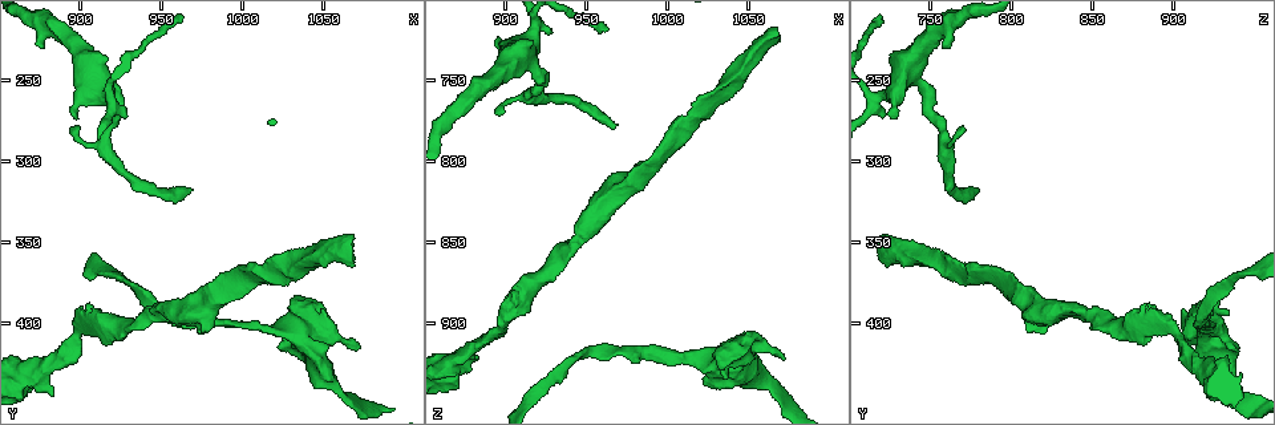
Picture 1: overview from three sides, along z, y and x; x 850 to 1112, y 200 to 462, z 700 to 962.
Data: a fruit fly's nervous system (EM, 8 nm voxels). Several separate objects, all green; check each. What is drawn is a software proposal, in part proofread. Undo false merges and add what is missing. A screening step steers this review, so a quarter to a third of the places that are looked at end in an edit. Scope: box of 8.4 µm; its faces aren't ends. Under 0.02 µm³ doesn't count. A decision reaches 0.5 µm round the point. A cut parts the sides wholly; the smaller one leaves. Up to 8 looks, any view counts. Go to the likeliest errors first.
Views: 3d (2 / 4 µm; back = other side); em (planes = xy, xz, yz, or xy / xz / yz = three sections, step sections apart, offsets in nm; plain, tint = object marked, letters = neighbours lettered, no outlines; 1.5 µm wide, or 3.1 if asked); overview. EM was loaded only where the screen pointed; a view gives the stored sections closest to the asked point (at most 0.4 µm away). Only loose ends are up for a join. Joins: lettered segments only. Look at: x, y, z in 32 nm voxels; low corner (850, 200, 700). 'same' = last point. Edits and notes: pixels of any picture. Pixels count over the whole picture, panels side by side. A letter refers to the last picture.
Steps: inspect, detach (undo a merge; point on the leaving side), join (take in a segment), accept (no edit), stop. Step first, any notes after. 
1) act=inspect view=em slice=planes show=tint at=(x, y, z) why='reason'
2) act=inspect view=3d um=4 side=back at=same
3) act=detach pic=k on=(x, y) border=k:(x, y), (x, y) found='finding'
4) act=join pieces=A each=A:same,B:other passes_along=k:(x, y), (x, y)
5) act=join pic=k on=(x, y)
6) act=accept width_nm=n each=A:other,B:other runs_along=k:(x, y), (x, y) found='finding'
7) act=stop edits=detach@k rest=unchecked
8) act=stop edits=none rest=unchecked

act=inspect view=3d um=4 at=(970, 316, 778) why='an open end'

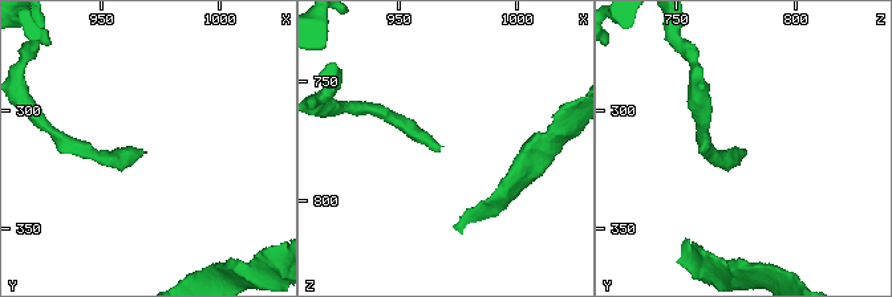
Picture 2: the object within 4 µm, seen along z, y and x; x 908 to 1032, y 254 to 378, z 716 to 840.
act=inspect view=em slice=xz step=4 show=tint at=(968, 317, 777)

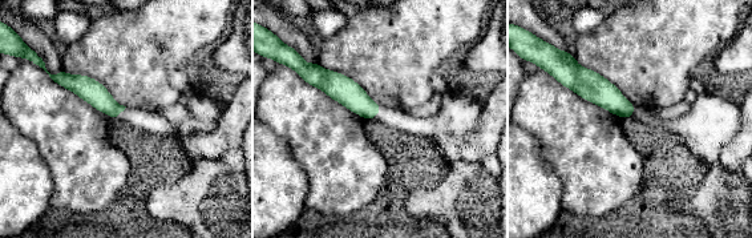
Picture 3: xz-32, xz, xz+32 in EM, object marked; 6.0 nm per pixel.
act=inspect view=em slice=planes show=letters at=same why='cut it another way'

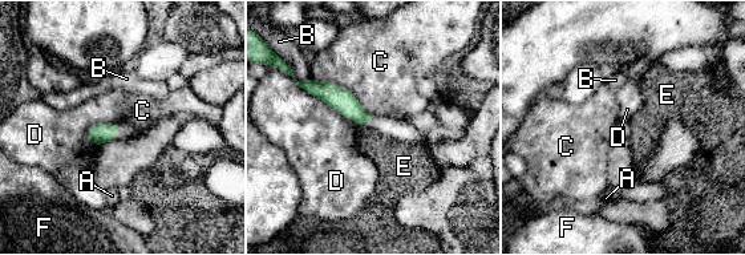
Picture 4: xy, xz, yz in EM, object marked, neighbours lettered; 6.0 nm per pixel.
act=accept each=A:other,B:other,C:other,D:other,E:other,F:other border=4:(310, 76), (344, 86), (375, 114) found='none of them fits'

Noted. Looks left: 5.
act=inspect view=3d um=2 at=(1068, 346, 720) why='an open end'

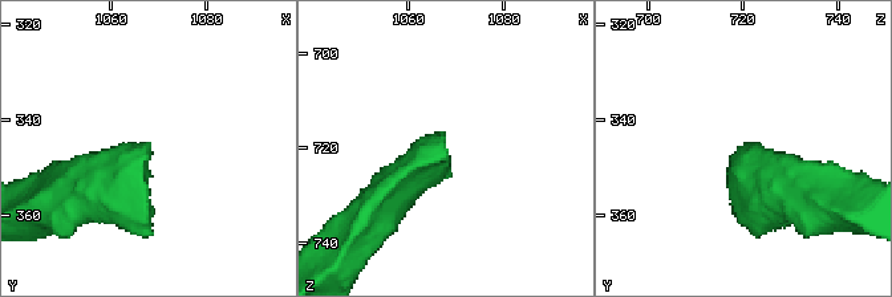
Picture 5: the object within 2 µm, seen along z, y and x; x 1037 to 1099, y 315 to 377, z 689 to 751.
act=inspect view=em slice=planes show=letters at=(1069, 345, 720) why='now the EM'

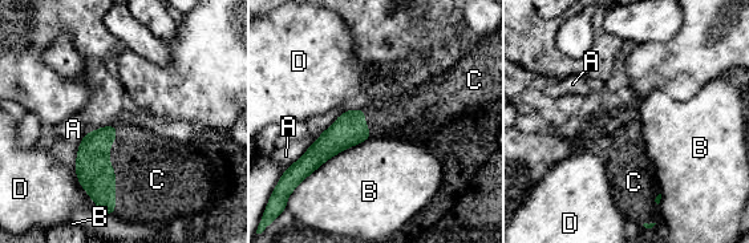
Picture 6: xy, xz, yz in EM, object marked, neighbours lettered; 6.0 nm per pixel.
act=join pieces=C each=A:other,B:other,C:same,D:other passes_along=6:(97, 177), (114, 170), (154, 175) found='the neuron continues'

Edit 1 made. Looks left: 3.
act=inspect view=overview

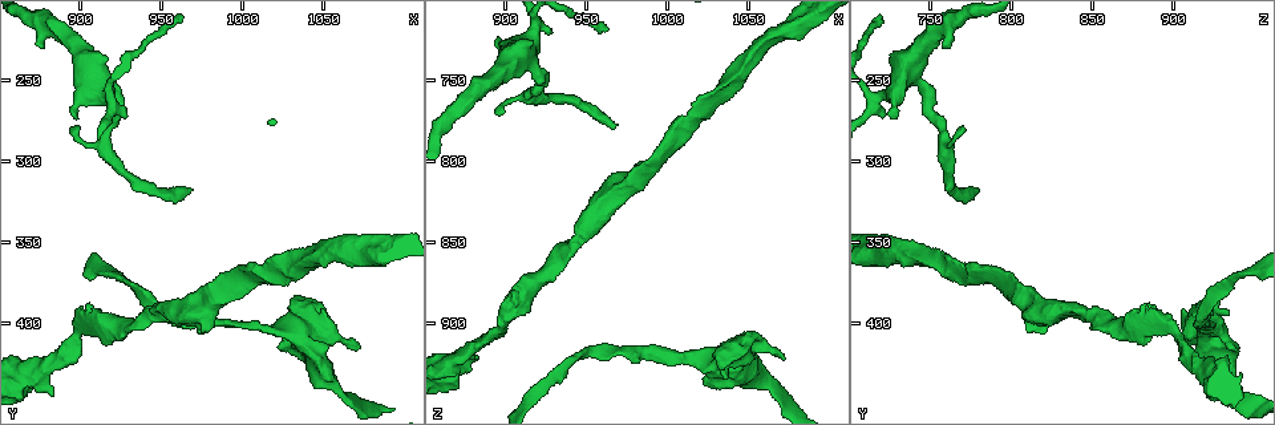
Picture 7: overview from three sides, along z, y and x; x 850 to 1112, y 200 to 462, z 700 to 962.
act=inspect view=em slice=yz step=4 show=tint at=(868, 430, 920) why='calibre changes'

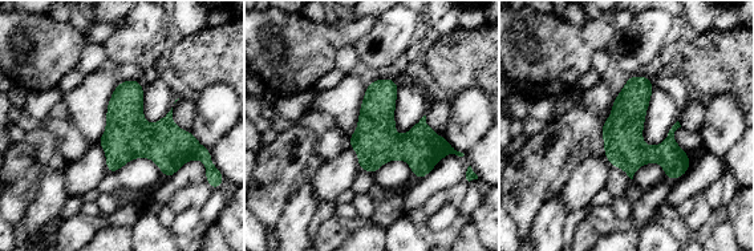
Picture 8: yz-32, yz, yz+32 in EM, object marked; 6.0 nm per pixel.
act=inspect view=em slice=planes show=letters at=same

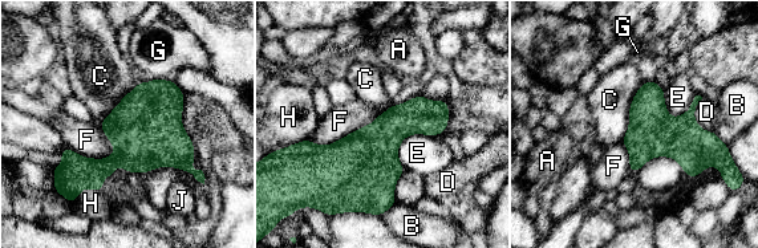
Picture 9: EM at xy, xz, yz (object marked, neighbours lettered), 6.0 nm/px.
act=accept each=A:other,B:other,C:other,D:other,E:other,F:other,G:other,H:other,J:other border=9:(644, 82), (620, 141) found='continuous, no second neuron'

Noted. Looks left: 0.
act=stop edits=join@6 rest=unchecked

